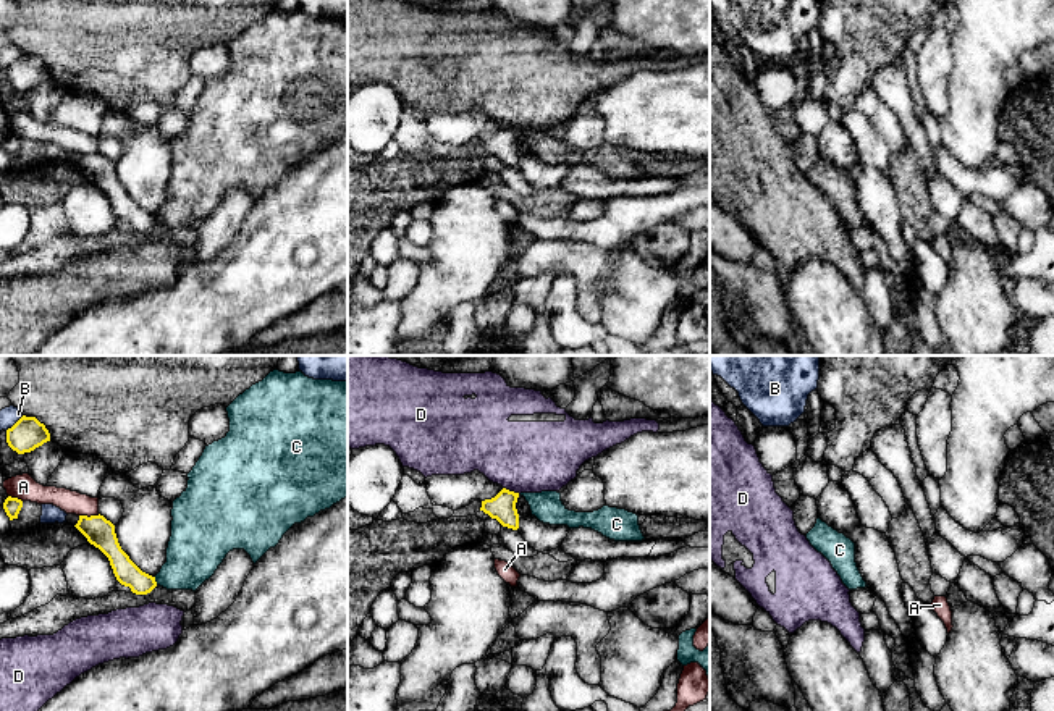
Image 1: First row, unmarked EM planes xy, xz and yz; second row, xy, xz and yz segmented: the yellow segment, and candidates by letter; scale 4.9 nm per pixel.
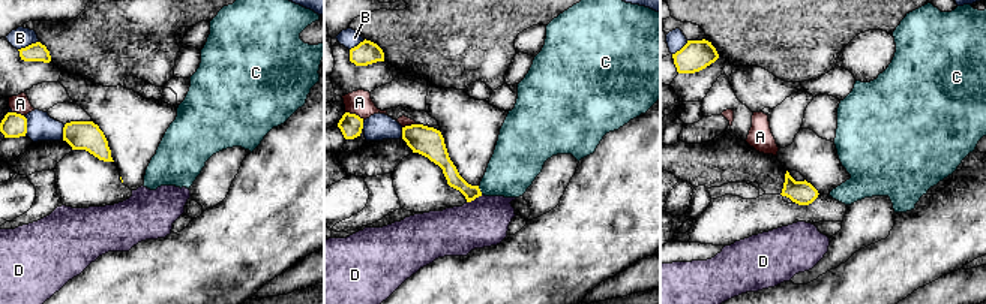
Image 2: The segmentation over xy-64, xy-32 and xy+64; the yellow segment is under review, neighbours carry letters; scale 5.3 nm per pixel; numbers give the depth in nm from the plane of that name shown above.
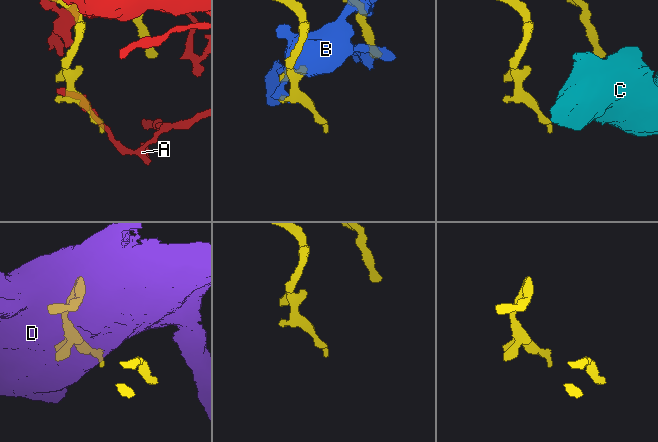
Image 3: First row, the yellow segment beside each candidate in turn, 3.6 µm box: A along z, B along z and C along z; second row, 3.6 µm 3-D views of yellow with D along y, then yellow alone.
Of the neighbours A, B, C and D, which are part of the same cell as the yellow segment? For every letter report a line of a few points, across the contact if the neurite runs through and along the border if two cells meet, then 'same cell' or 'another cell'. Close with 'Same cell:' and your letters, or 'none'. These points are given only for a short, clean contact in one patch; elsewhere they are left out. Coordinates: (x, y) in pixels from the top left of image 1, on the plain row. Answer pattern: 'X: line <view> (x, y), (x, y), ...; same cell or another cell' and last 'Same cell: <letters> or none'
A: another cell
B: another cell
C: line xy (154, 215), (157, 222); another cell
D: another cell
Same cell: none

